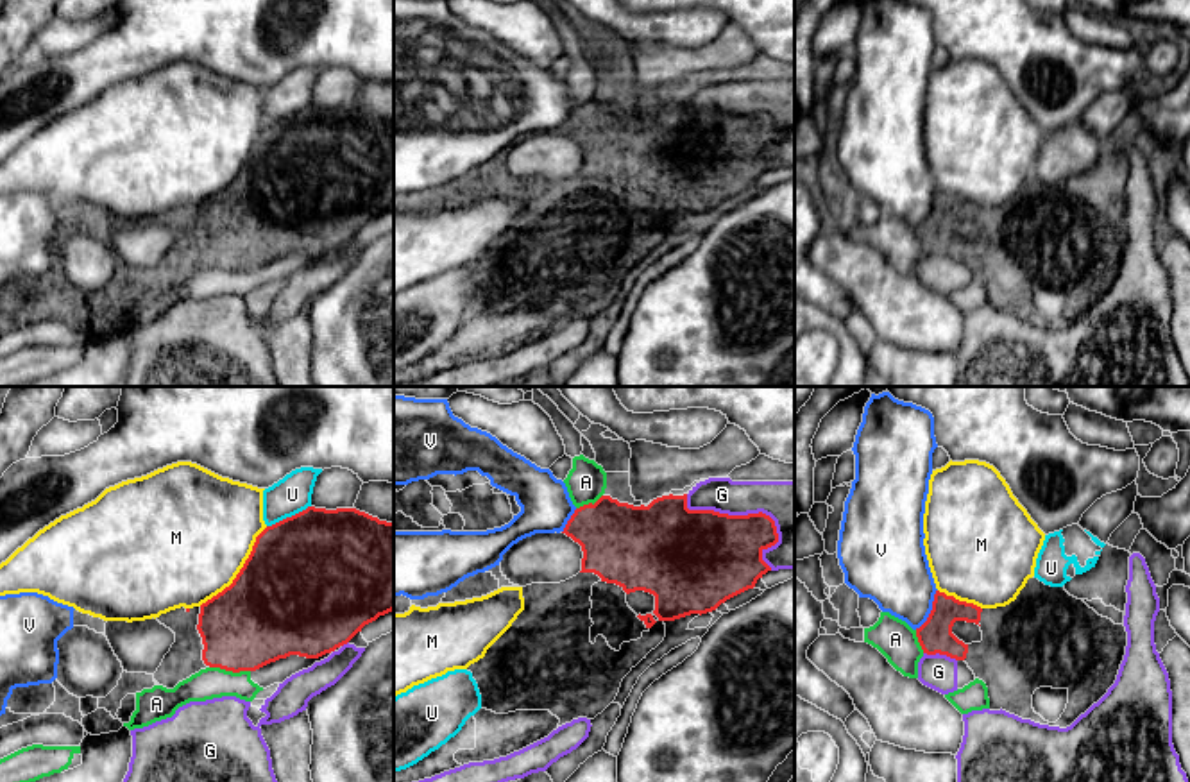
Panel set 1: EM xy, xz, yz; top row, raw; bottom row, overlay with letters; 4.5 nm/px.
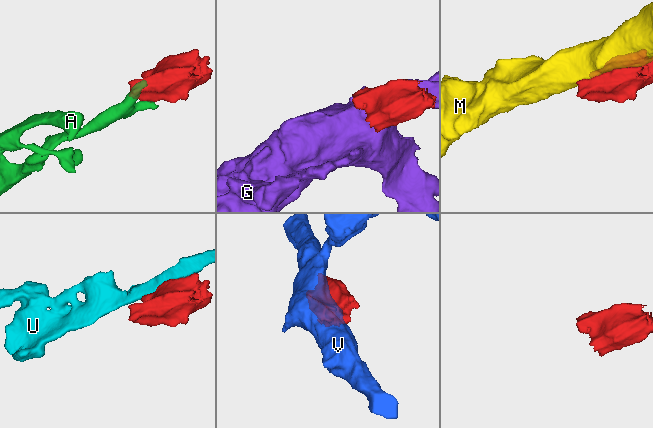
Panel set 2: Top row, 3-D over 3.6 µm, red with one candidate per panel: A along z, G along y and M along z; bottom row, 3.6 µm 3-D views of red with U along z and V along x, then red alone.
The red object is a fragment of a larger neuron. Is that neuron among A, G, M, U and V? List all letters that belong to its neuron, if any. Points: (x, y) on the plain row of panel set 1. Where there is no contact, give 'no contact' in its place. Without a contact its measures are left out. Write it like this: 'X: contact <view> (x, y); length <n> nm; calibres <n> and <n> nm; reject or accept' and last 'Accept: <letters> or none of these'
A: contact xy (229, 269); length 190 nm; calibres 400 and 140 nm; reject
G: contact xz (750, 113); length 500 nm; calibres 400 and 220 nm; reject
M: contact xy (240, 170); length 480 nm; calibres 500 and 480 nm; reject
U: contact xy (288, 117); length 220 nm; calibres 500 and 170 nm; reject
V: contact yz (931, 210); length 200 nm; calibres 160 and 320 nm; reject
Accept: none of these

